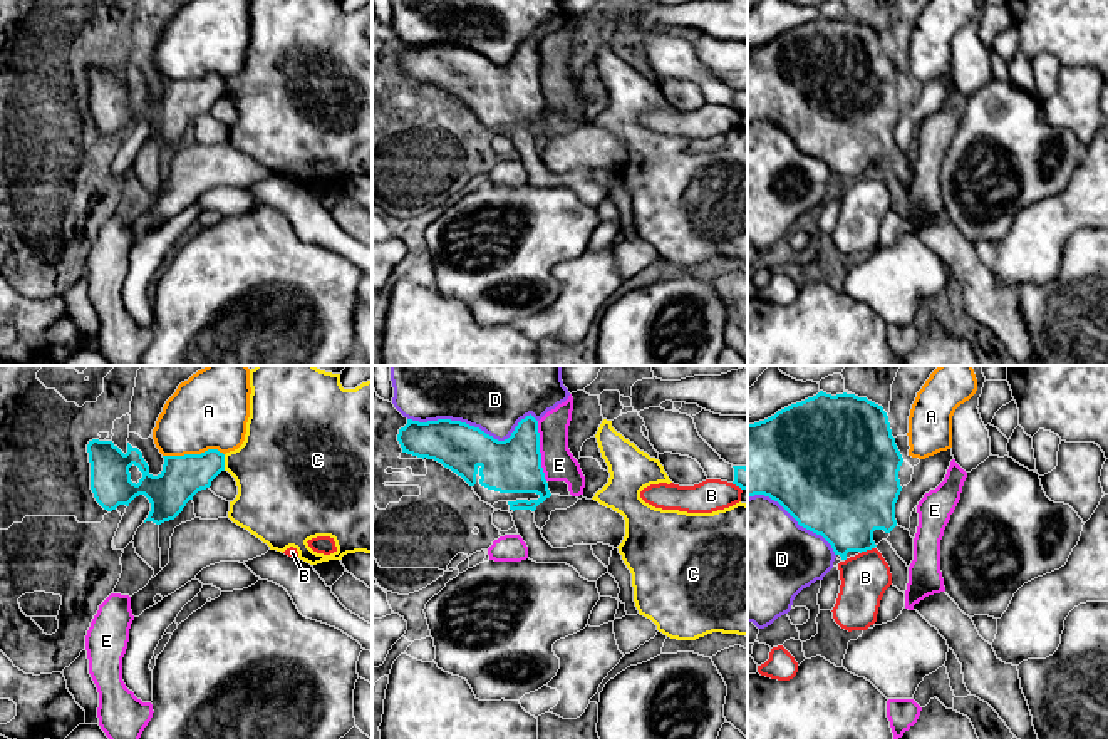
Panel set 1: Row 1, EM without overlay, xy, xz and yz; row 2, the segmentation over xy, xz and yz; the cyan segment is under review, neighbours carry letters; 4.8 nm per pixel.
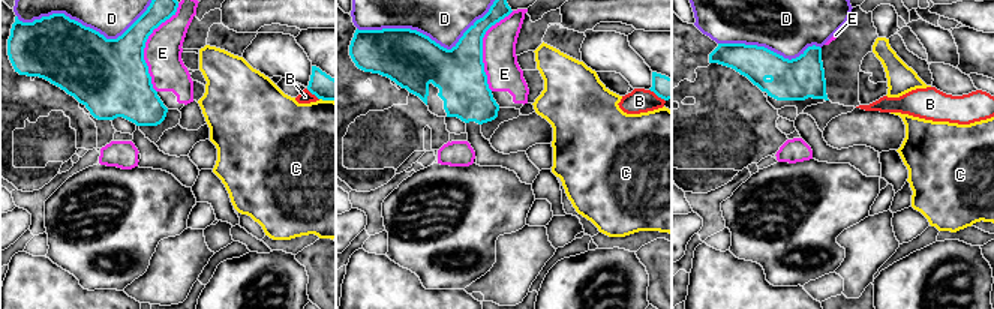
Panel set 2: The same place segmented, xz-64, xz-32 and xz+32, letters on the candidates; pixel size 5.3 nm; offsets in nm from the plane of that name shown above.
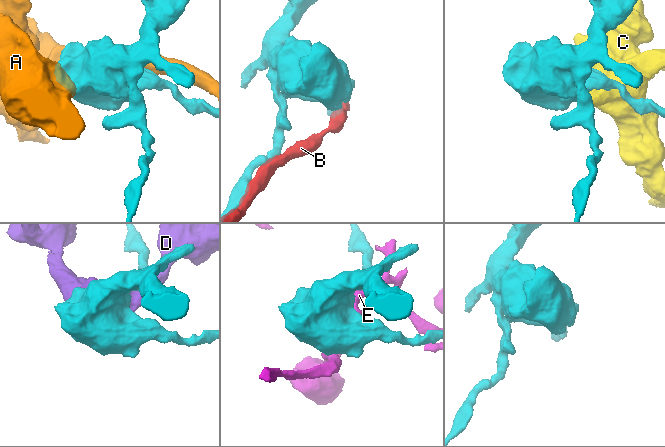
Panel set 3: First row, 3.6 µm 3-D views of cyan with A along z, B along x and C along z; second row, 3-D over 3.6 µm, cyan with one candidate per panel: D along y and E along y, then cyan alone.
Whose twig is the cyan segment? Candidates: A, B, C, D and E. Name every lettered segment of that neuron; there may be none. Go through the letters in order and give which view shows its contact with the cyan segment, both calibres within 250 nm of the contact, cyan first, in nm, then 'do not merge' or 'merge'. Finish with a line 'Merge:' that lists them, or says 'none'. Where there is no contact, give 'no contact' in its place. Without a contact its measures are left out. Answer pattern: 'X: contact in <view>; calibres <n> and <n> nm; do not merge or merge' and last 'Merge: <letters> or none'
A: contact in xy; calibres 200 and 360 nm; do not merge
B: contact in yz; calibres 400 and 240 nm; do not merge
C: contact in xy; calibres 200 and 400 nm; do not merge
D: contact in xz; calibres 260 and 500 nm; do not merge
E: contact in xz; calibres 260 and 160 nm; do not merge
Merge: none

